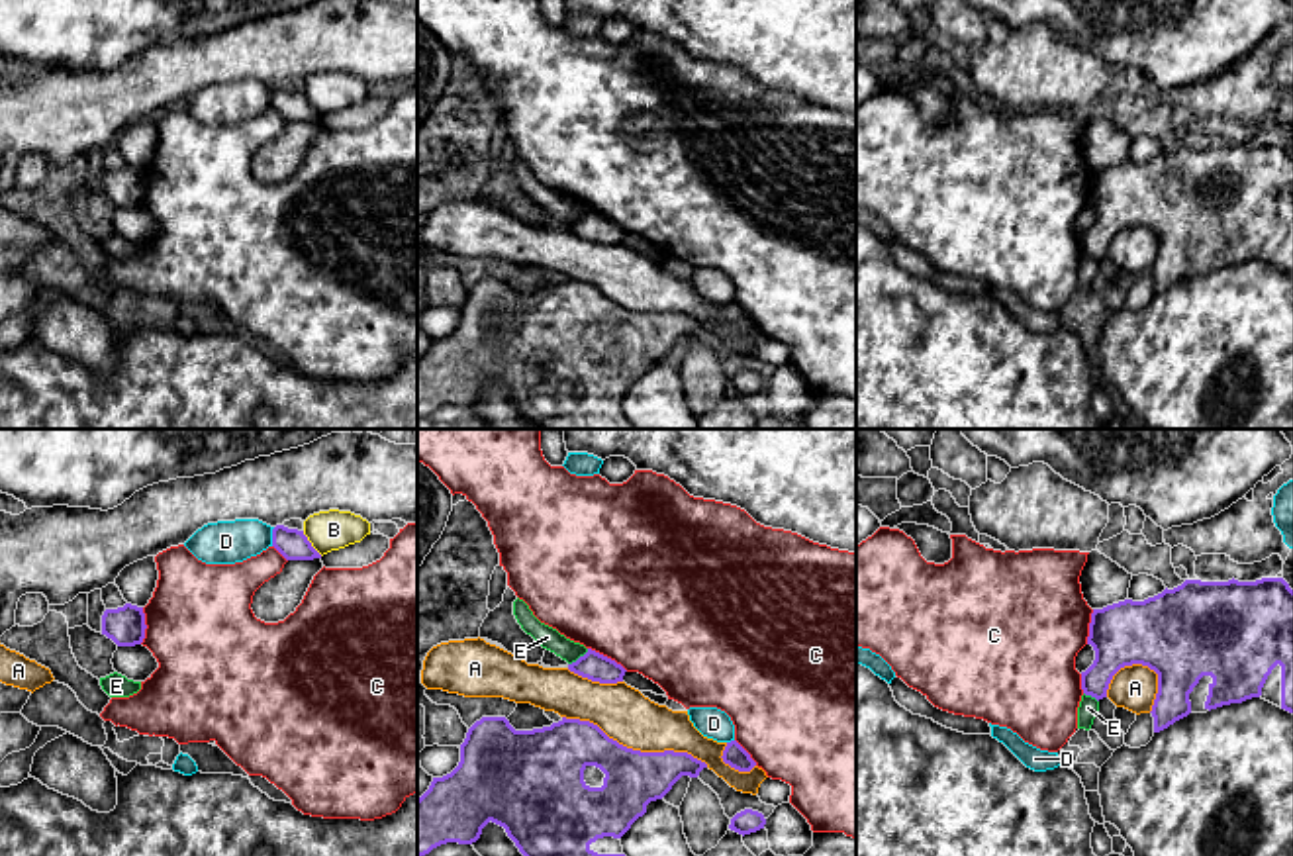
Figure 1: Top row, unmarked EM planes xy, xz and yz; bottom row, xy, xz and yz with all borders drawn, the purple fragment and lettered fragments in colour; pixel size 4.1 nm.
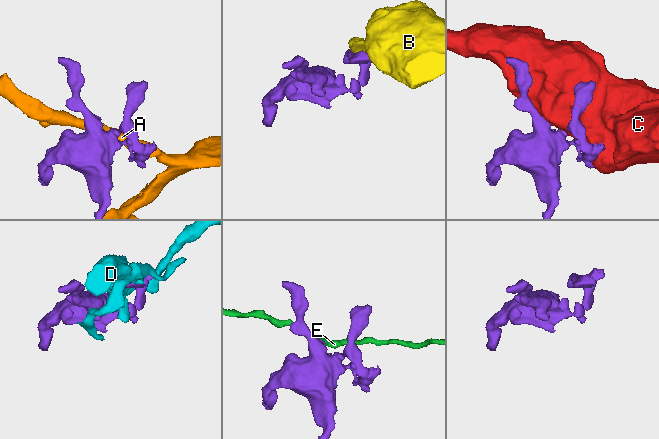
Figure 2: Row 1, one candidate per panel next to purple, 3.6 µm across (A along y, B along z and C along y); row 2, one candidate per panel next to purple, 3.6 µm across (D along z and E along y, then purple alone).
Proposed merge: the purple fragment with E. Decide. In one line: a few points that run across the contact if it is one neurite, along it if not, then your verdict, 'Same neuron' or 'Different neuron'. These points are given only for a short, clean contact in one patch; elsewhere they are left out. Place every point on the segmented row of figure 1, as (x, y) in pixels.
Line: xz (588, 649), (569, 665). Different neuron

